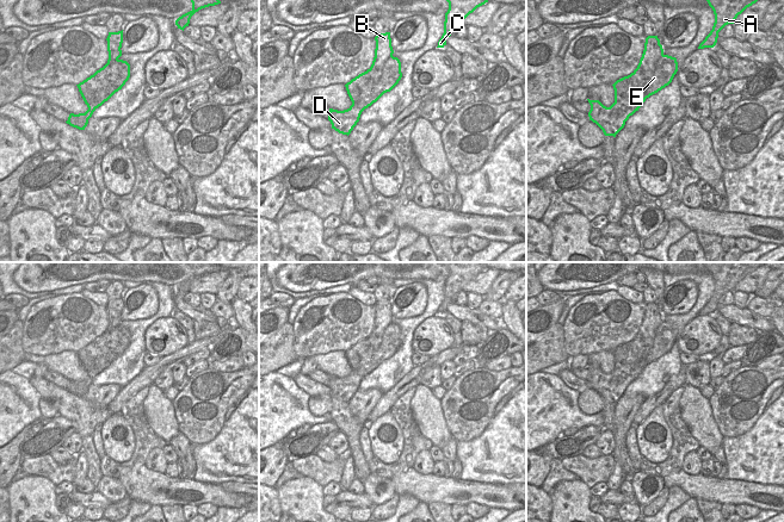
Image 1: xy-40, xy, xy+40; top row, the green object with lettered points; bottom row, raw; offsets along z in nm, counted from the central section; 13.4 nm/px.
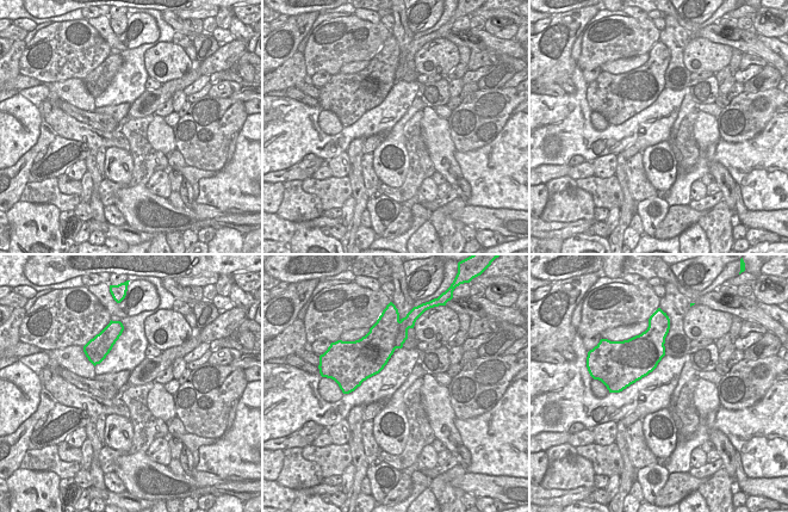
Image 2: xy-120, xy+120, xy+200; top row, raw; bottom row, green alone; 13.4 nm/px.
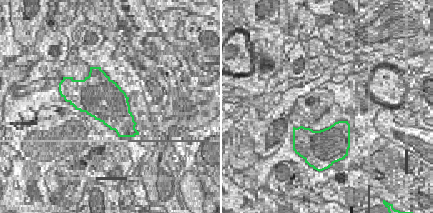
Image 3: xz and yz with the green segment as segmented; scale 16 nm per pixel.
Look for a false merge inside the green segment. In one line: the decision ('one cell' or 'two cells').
two cells

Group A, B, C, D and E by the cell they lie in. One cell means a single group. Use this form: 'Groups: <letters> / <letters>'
Groups: A C E / B D

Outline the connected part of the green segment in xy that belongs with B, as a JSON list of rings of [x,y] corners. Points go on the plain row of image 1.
[[[390,299],[376,302],[375,307],[375,324],[369,341],[371,342],[371,346],[379,347],[384,330],[393,323],[394,317],[391,313]]]

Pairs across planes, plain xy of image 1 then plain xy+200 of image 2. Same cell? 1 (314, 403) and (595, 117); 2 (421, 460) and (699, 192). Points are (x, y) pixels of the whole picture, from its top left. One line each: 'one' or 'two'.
1: one
2: one

